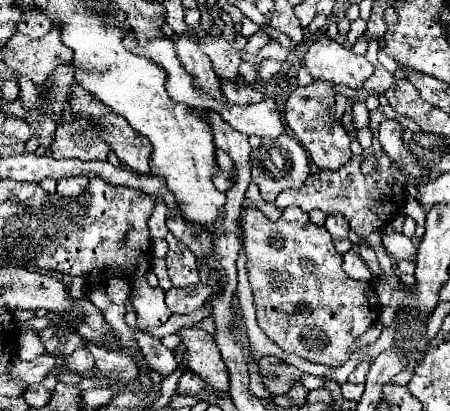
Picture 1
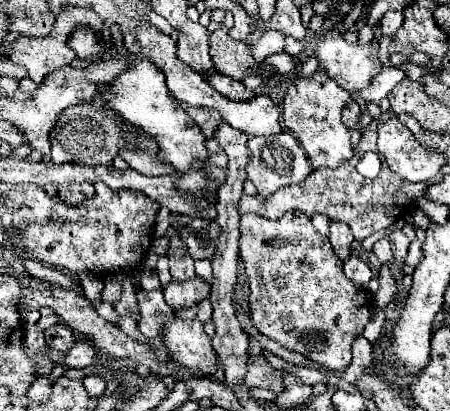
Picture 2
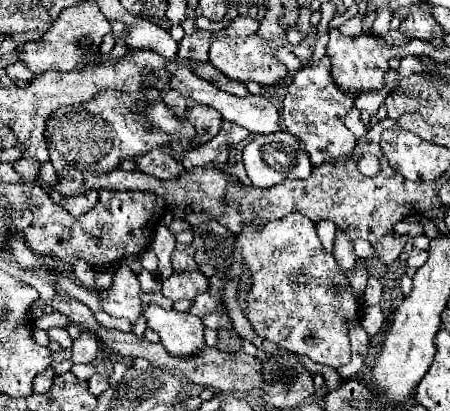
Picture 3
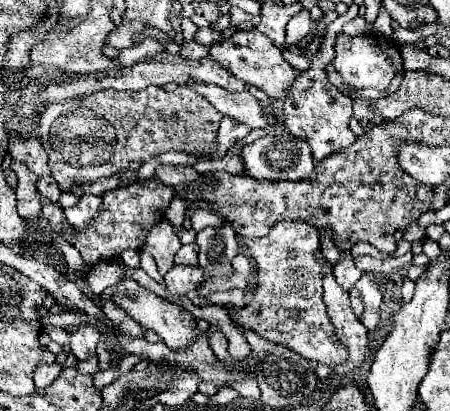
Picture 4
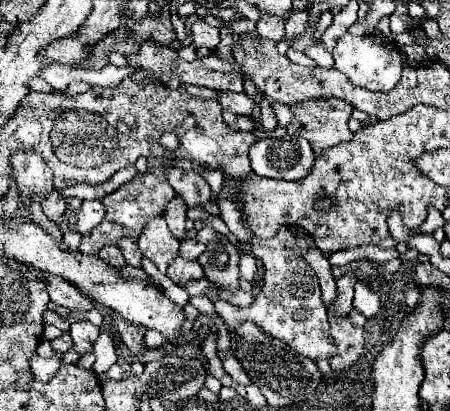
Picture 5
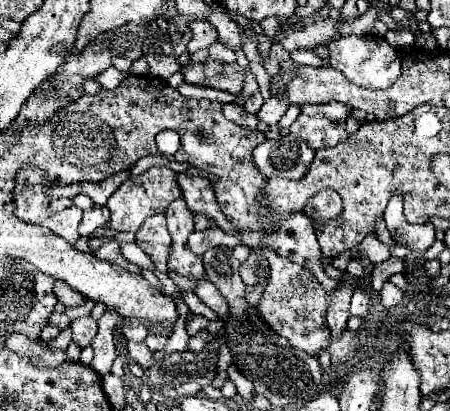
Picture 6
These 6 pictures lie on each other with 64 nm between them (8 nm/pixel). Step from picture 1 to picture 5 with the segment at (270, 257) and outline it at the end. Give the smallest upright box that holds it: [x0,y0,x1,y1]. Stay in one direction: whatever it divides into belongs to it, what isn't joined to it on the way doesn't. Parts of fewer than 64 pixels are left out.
[208,226,336,360]

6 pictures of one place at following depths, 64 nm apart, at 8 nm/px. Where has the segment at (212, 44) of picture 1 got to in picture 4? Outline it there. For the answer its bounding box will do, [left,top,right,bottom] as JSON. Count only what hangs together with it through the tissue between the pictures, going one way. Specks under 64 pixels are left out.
[210,30,298,100]

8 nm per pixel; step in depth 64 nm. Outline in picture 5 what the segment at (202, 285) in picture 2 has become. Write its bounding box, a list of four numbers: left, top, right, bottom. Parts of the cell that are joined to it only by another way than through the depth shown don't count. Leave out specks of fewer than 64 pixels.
[166,256,204,284]

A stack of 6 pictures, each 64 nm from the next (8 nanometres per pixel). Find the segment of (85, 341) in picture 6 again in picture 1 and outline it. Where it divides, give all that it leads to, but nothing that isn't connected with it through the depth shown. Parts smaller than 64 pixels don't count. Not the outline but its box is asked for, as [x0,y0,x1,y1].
[66,348,94,374]

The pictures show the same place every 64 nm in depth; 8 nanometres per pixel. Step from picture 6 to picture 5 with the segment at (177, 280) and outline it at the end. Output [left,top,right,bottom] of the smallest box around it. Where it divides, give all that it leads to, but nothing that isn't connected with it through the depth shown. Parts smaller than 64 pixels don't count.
[182,277,217,297]

